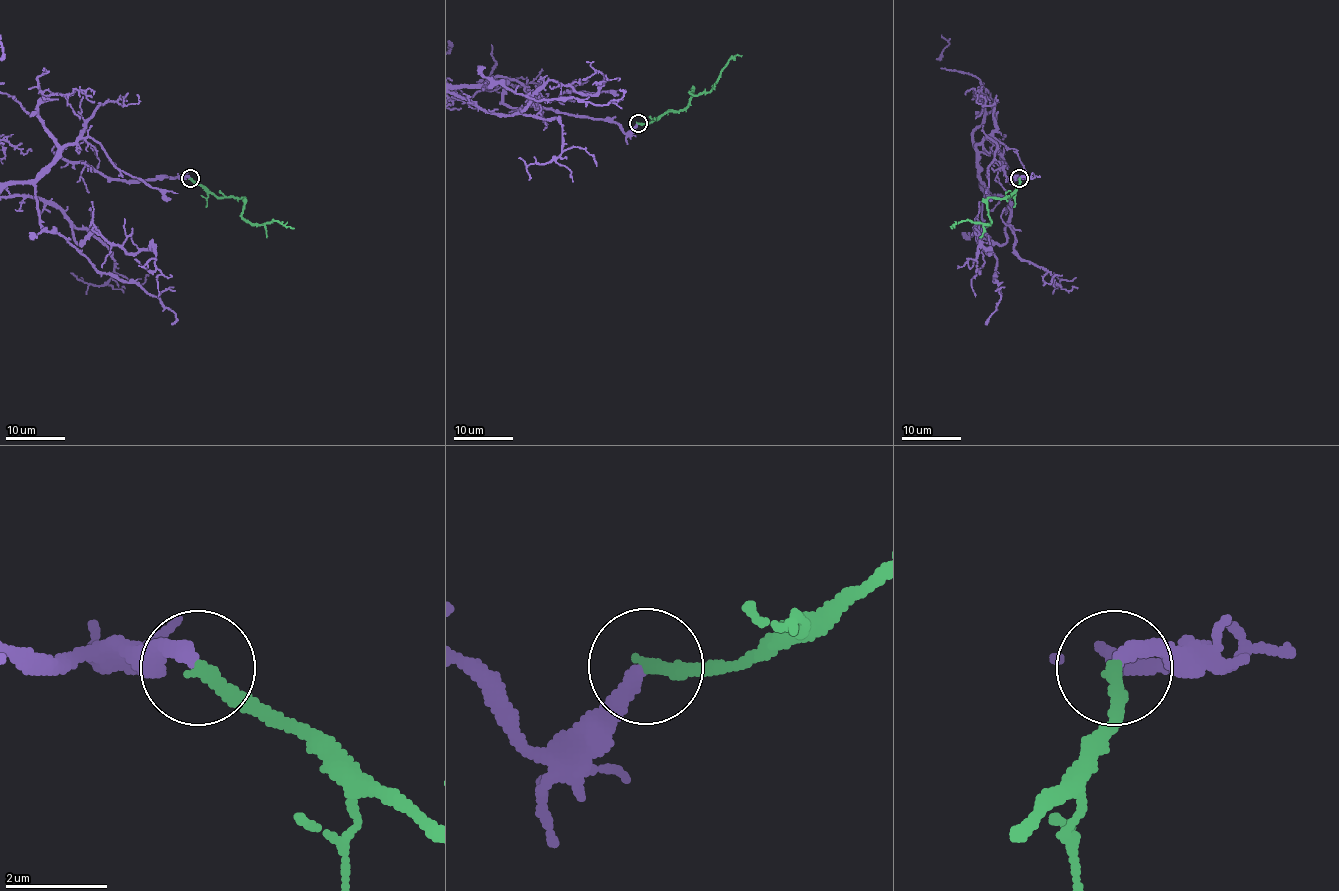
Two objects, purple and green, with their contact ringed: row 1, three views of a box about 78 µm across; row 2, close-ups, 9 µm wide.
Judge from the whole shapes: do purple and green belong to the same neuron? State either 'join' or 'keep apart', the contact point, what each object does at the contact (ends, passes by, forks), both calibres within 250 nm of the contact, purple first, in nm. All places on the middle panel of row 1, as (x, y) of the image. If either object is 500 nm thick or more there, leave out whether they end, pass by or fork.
join | (638, 123) | purple ends | green ends | 300/280 nm

